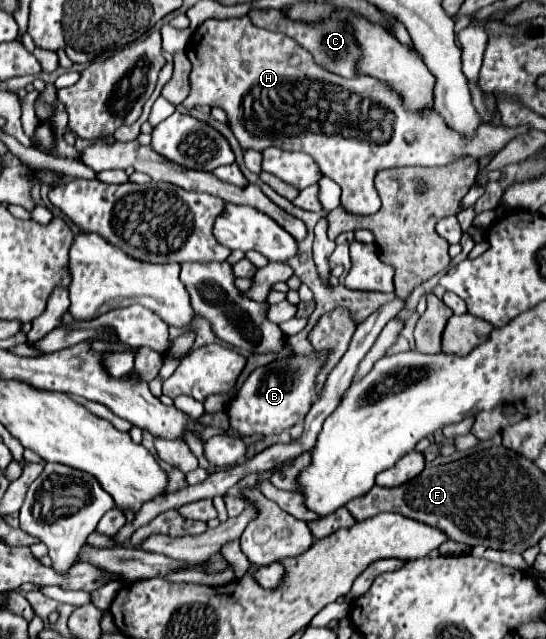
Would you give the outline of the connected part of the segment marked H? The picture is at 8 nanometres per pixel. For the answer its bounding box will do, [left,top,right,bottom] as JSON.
[182,16,529,214]

